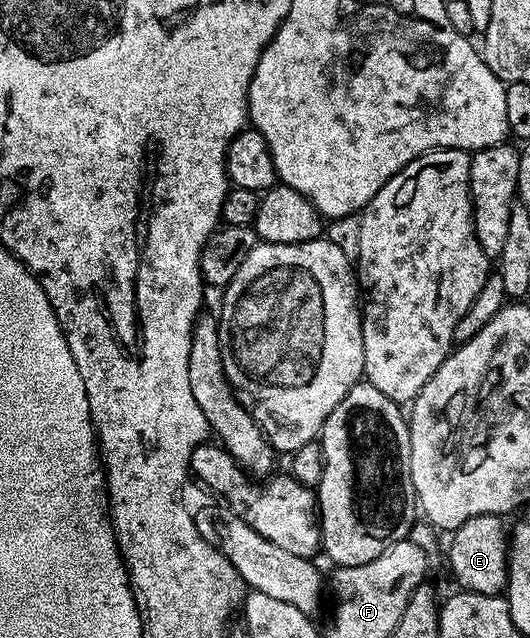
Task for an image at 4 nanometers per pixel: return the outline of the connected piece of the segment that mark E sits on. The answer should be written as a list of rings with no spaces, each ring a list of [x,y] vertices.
[[[499,515],[470,517],[451,532],[452,544],[448,547],[448,567],[456,578],[456,587],[483,595],[499,595],[508,582],[508,552],[510,535],[504,531],[505,520]]]

